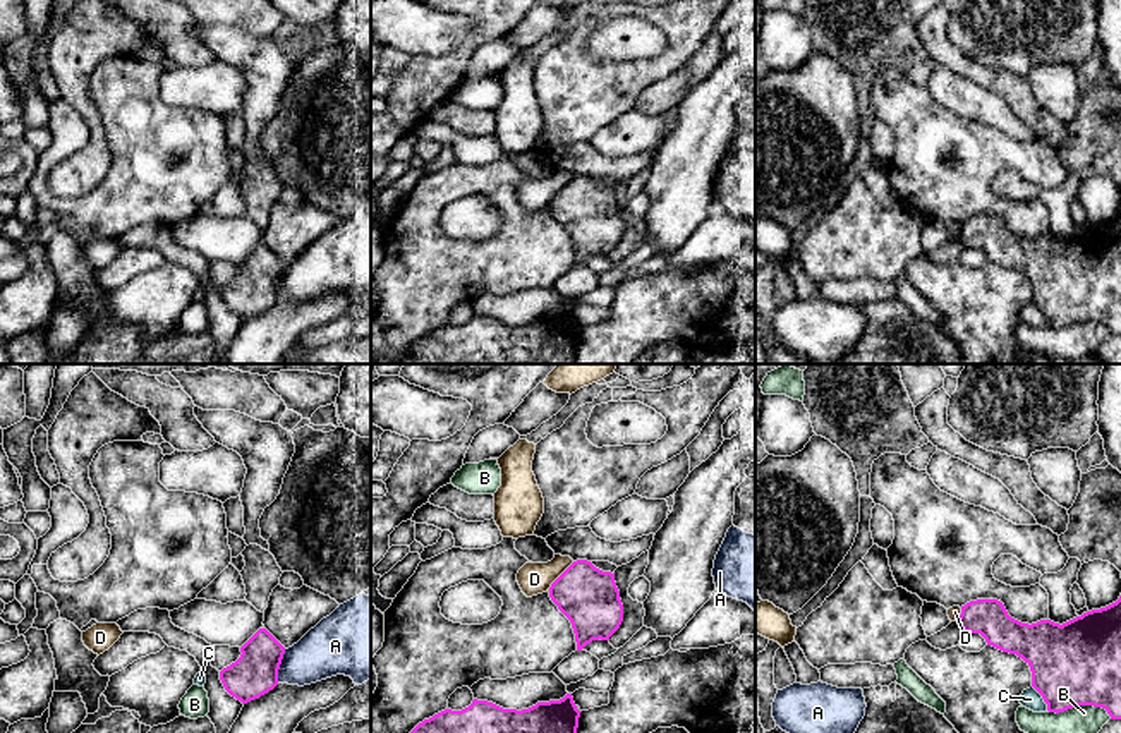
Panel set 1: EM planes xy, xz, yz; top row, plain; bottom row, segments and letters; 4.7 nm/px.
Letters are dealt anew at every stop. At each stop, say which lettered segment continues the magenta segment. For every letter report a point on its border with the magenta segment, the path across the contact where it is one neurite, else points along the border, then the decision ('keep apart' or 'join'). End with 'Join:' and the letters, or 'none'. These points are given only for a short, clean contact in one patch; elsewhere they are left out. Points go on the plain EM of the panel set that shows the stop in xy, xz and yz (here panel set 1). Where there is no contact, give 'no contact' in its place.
A: xy (278, 282) | keep apart
B: yz (1082, 320) | keep apart
C: yz (1042, 313) | keep apart
D: xz (560, 191) | along xz (574, 177), (548, 205) | keep apart
Join: none

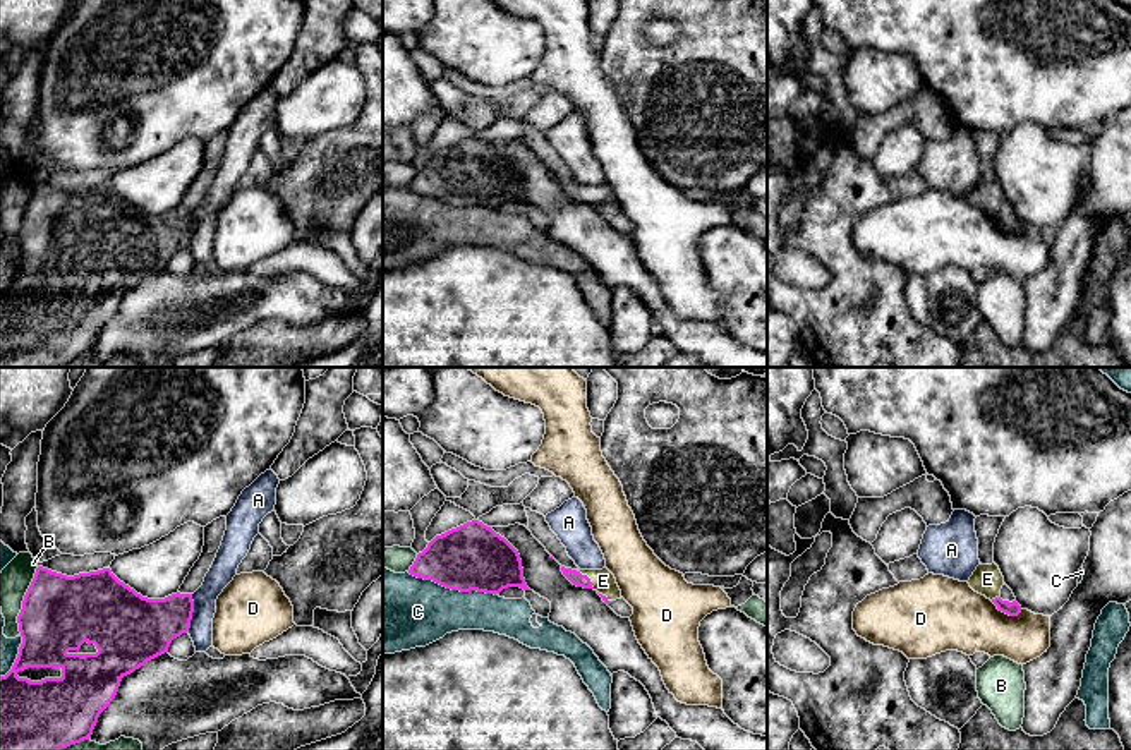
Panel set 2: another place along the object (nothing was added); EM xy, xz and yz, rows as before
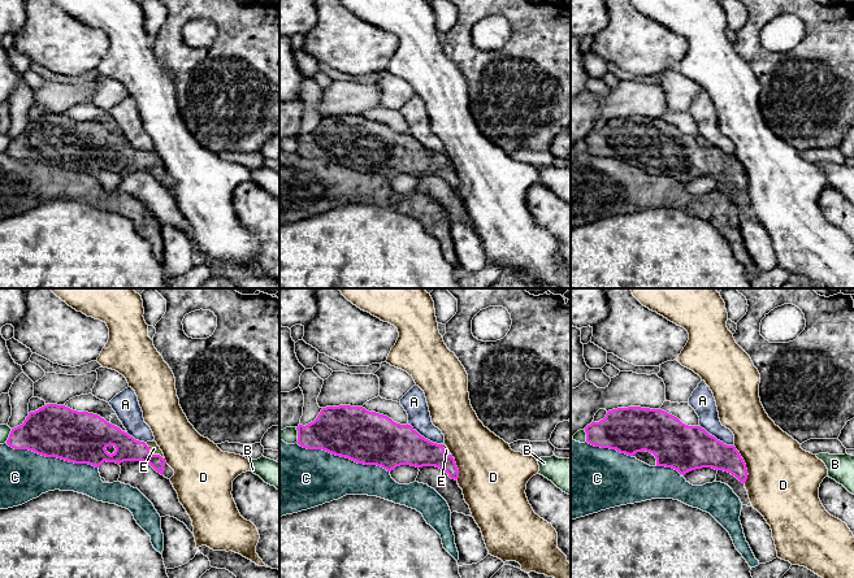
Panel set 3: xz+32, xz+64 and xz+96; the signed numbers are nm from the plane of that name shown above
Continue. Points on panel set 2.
A: xy (193, 227) | keep apart
B: xz (414, 179) | keep apart
C: xz (452, 205) | keep apart
D: yz (1006, 229) | along yz (991, 217), (1010, 230), (1022, 227) | keep apart
E: xz (587, 193) | across xz (575, 193), (587, 193), (603, 196) | join
Join: E

